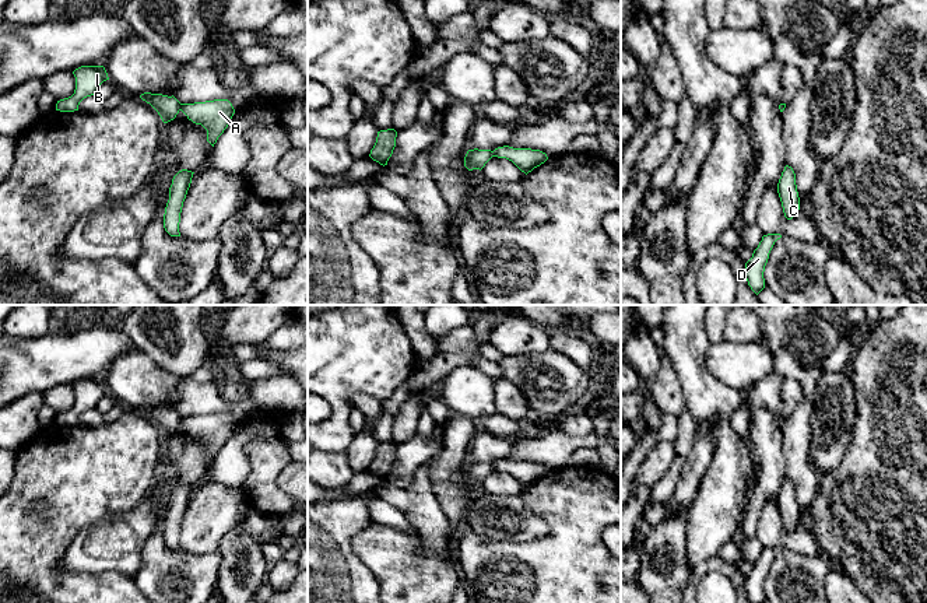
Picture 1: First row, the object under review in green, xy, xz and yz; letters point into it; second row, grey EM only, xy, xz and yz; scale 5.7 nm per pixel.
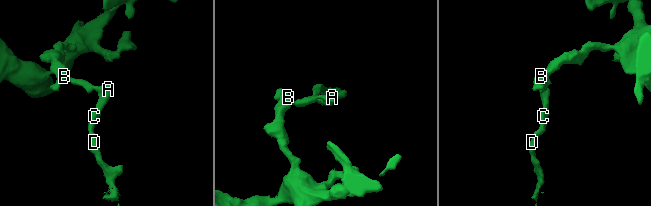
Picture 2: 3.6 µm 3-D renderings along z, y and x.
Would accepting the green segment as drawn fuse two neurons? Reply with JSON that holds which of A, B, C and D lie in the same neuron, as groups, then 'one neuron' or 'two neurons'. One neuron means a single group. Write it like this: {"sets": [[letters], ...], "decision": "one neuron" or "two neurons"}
{"sets": [["A", "C", "D"], ["B"]], "decision": "two neurons"}

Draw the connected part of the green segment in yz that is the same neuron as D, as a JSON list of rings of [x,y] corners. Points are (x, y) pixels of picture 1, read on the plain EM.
[[[768,547],[762,550],[758,561],[754,564],[752,571],[745,576],[745,592],[751,603],[763,603],[765,592],[763,585],[769,572],[769,567],[780,547]]]

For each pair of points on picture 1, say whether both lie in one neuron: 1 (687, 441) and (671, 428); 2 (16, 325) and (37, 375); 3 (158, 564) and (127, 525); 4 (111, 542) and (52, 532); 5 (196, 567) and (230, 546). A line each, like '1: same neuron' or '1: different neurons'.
1: different neurons
2: different neurons
3: different neurons
4: different neurons
5: different neurons

